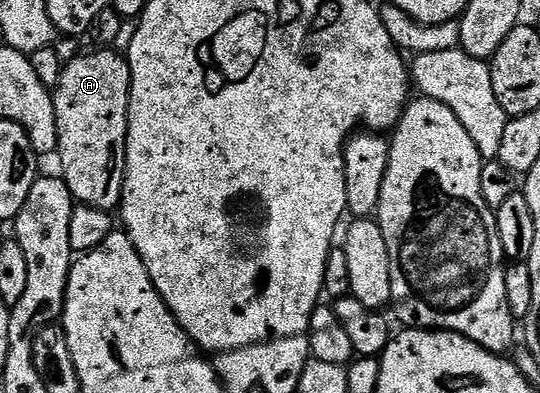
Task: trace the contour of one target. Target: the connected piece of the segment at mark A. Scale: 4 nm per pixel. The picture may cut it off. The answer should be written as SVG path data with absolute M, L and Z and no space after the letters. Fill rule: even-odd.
M97 48L65 62L65 71L52 91L59 128L56 157L61 158L60 177L82 206L110 212L121 205L125 183L125 145L129 127L129 89L133 77L124 53Z

